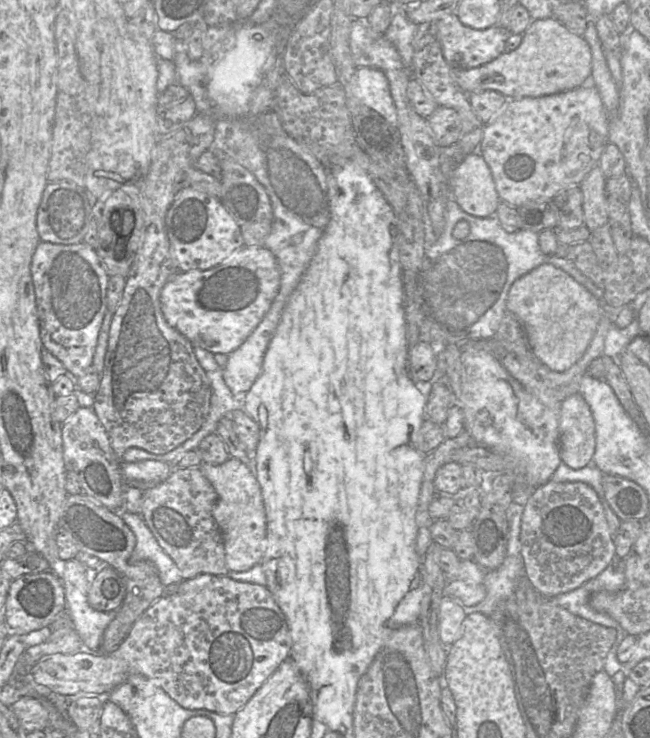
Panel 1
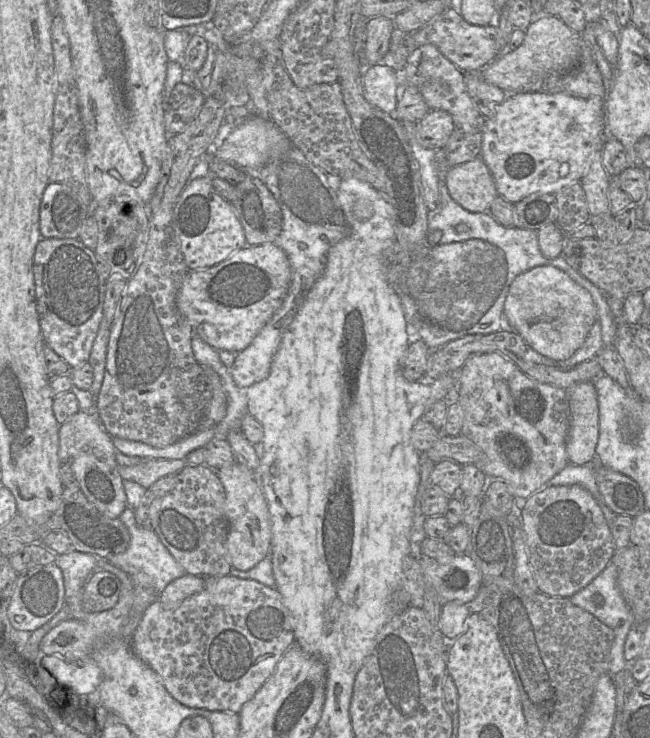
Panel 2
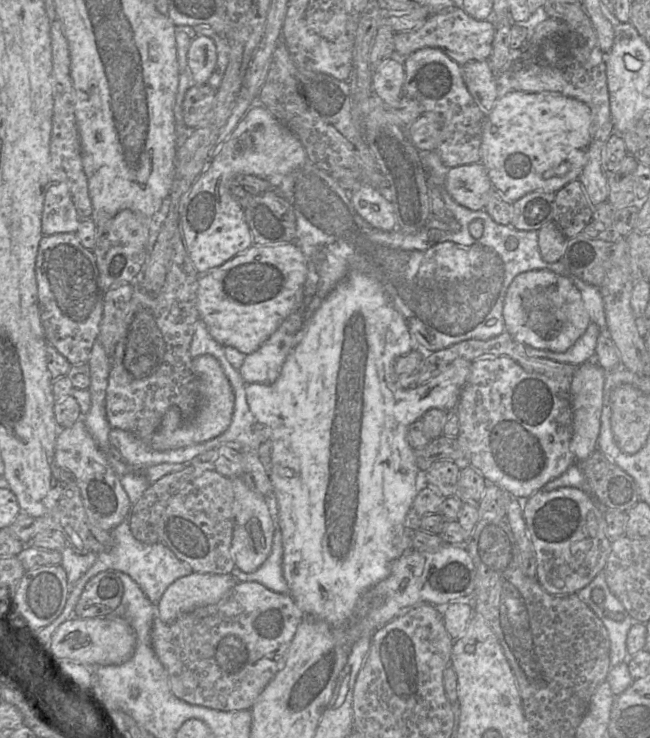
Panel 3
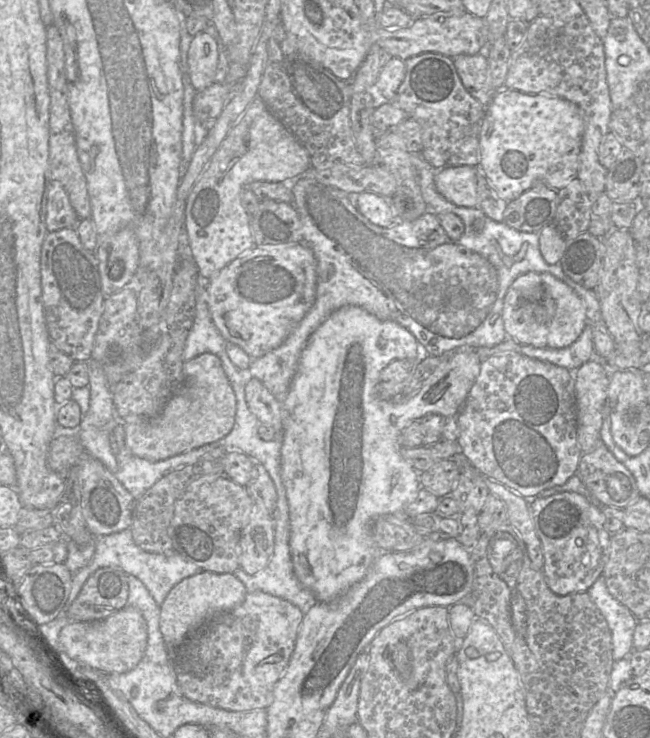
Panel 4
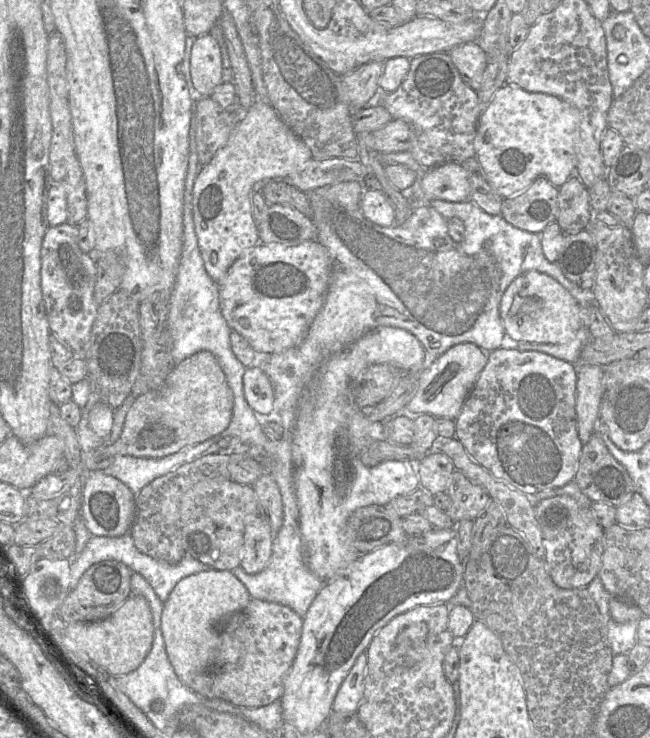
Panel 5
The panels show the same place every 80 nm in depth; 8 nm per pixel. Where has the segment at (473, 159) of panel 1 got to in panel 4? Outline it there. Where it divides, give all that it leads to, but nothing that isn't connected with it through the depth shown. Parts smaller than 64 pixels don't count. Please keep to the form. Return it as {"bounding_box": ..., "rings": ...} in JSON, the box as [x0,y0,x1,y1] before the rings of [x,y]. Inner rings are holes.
{"bounding_box":[435,166,477,206],"rings":[[[477,166],[445,167],[435,174],[435,184],[447,200],[460,206],[477,206]]]}

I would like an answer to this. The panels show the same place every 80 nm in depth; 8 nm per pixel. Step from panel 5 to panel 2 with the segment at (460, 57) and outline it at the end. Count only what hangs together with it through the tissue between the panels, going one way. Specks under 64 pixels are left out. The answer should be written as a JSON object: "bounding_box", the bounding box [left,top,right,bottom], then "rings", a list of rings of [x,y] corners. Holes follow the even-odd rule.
{"bounding_box":[465,71,507,119],"rings":[[[480,71],[465,72],[465,83],[476,108],[485,119],[493,117],[498,106],[507,97],[504,90],[484,80]]]}

